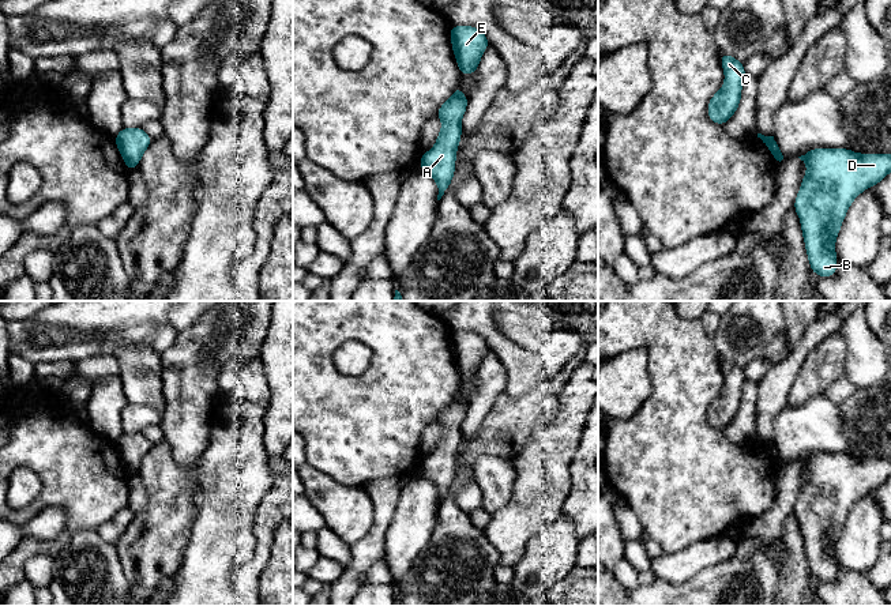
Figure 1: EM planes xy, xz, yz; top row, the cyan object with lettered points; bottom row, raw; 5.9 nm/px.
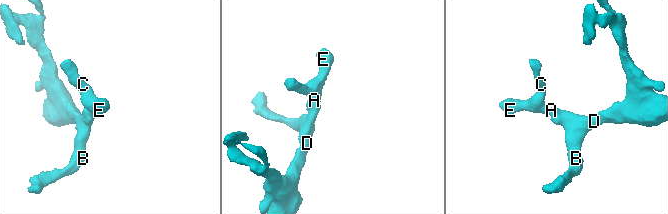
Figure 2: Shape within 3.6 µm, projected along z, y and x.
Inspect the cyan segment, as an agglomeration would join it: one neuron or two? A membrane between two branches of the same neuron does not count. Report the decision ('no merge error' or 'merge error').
no merge error

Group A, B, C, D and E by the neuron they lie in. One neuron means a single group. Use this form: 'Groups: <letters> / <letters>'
Groups: A B C D E

